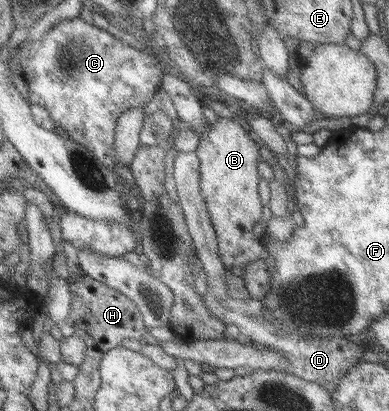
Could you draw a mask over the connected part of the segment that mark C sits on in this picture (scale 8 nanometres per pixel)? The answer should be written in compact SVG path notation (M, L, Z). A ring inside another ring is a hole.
M79 17L56 22L41 37L21 43L17 52L21 76L28 91L28 104L43 108L54 127L62 128L68 139L82 145L102 166L113 171L114 164L119 162L113 149L116 119L129 108L145 105L158 90L164 72L157 59L122 43L103 28L87 24Z

